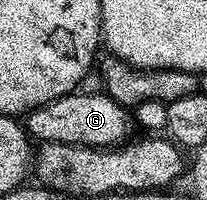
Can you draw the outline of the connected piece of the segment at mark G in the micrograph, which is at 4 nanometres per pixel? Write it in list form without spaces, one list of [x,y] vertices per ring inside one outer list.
[[[70,94],[39,106],[24,117],[23,127],[34,141],[46,144],[81,144],[85,148],[102,150],[120,145],[131,128],[131,116],[124,104],[115,102],[107,94],[77,96]]]

